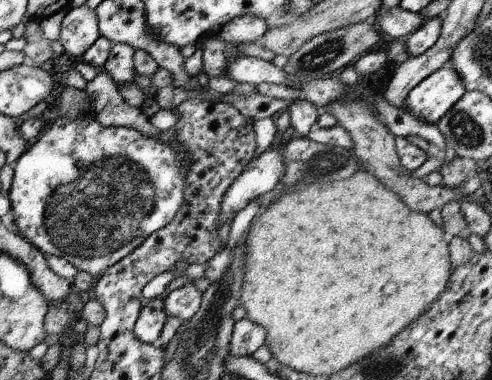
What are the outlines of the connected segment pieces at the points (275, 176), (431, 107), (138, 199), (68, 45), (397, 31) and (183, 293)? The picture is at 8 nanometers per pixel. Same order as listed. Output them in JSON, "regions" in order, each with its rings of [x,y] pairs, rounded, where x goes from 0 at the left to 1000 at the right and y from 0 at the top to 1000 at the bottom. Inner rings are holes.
{"regions":[[[[543,392],[512,421],[488,453],[488,468],[463,495],[451,526],[453,555],[447,558],[455,589],[463,579],[476,579],[484,558],[492,558],[512,526],[530,513],[555,505],[577,463],[577,426],[573,405],[565,397]]],[[[915,168],[858,211],[825,253],[829,289],[860,324],[882,326],[945,247],[947,226]]],[[[175,295],[175,311],[163,311],[163,316],[146,318],[130,305],[116,311],[114,321],[93,339],[77,368],[59,382],[51,405],[41,411],[39,424],[26,434],[26,450],[26,476],[14,518],[20,529],[22,571],[37,616],[63,634],[89,668],[110,668],[110,674],[132,679],[159,713],[175,713],[193,734],[207,726],[230,695],[264,671],[311,611],[335,597],[356,574],[374,526],[376,468],[380,466],[378,434],[366,426],[362,405],[343,379],[325,379],[272,337],[211,332],[195,316],[191,300],[181,311],[181,295]]],[[[171,11],[136,29],[120,103],[134,147],[167,150],[203,95],[201,45],[191,21]]],[[[811,13],[797,21],[776,16],[762,37],[764,42],[758,39],[752,50],[756,63],[768,63],[780,89],[805,105],[852,79],[872,50],[850,34],[827,32]]],[[[378,747],[364,761],[350,763],[331,782],[335,821],[341,832],[358,832],[380,845],[398,826],[413,795],[411,766],[396,753]]]]}

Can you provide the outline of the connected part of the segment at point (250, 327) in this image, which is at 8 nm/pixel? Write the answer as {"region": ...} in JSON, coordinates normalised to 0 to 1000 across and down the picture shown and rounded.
{"region":[[[502,834],[492,837],[478,847],[470,932],[508,939],[508,932],[516,932],[537,905],[537,889],[543,889],[543,866]]]}

